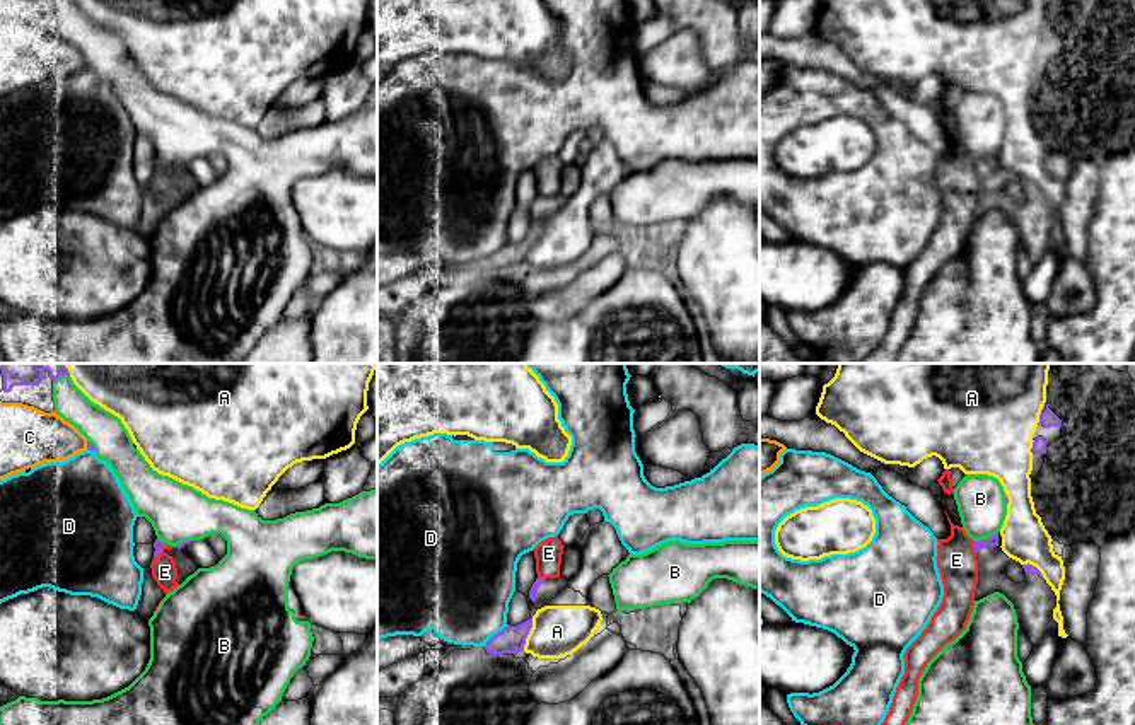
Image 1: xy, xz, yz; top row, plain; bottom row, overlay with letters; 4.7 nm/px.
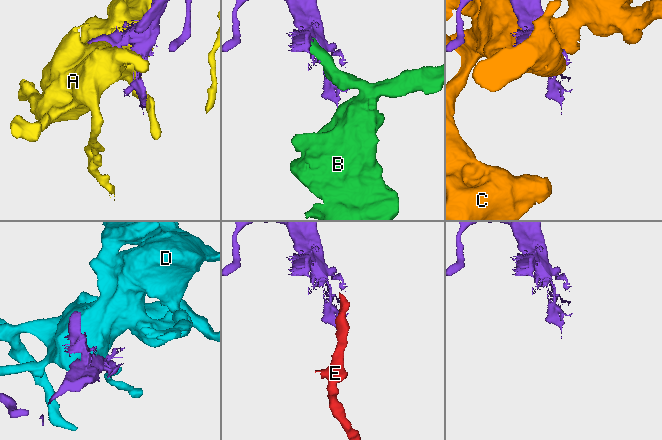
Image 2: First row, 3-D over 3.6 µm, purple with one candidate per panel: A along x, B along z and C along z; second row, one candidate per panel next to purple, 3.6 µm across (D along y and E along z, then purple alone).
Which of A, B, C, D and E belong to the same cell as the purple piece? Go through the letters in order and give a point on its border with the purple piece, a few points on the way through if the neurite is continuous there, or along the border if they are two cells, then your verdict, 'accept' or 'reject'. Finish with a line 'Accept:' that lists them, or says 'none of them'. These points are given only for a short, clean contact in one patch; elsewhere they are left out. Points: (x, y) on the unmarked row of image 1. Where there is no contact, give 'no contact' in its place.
A: xz (528, 251) | reject
B: yz (987, 156) | reject
C: xy (87, 63) | reject
D: xz (497, 251) | accept
E: yz (975, 166) | along yz (973, 159), (975, 171) | reject
Accept: D

